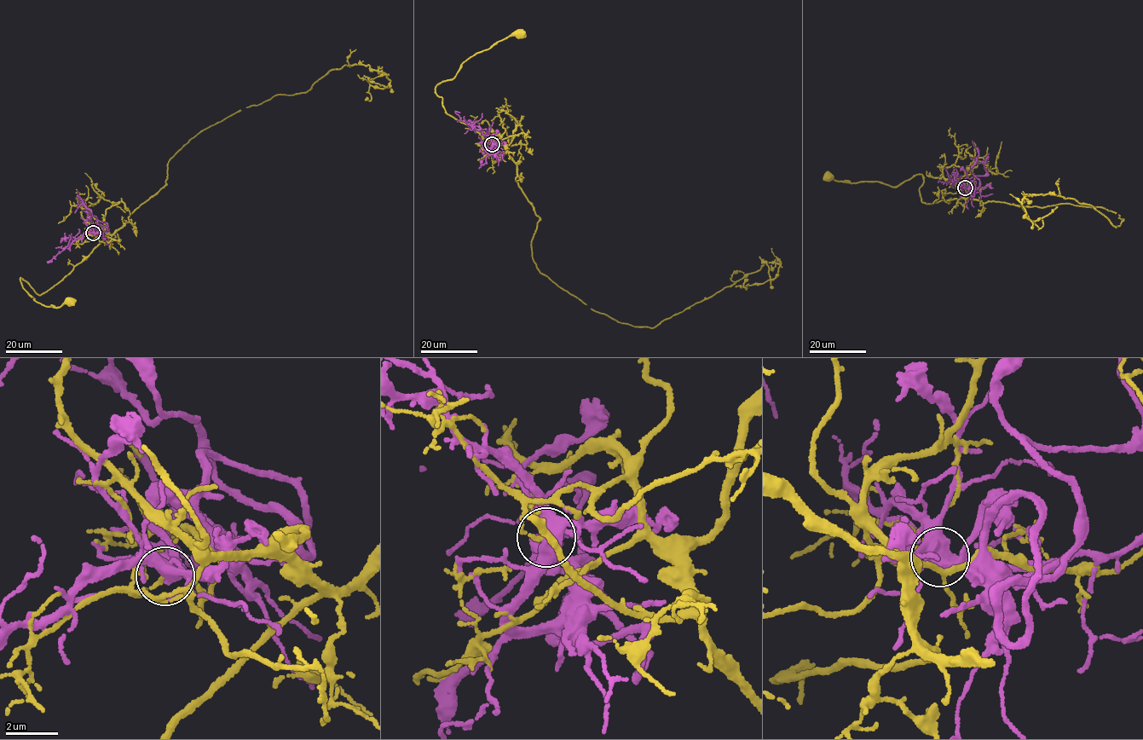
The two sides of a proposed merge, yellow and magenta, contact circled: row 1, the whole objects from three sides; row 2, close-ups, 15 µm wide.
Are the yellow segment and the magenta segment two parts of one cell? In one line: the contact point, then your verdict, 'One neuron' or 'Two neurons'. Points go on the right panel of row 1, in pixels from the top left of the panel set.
Place: (965, 187). Two neurons

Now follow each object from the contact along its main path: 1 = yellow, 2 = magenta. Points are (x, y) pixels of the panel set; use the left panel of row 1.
1: (93, 233), (109, 234), (46, 291), (36, 293), (20, 279), (37, 303), (54, 307), (69, 302)
2: (93, 233), (92, 226), (97, 220), (107, 225), (108, 231), (96, 217), (90, 216), (82, 199), (75, 212)

